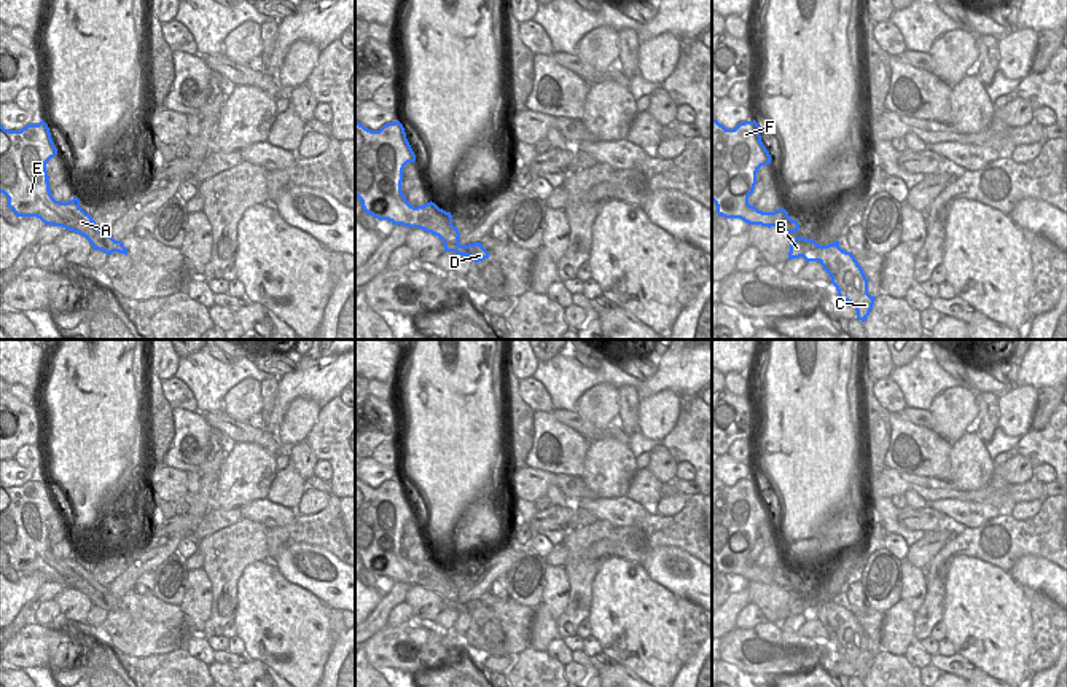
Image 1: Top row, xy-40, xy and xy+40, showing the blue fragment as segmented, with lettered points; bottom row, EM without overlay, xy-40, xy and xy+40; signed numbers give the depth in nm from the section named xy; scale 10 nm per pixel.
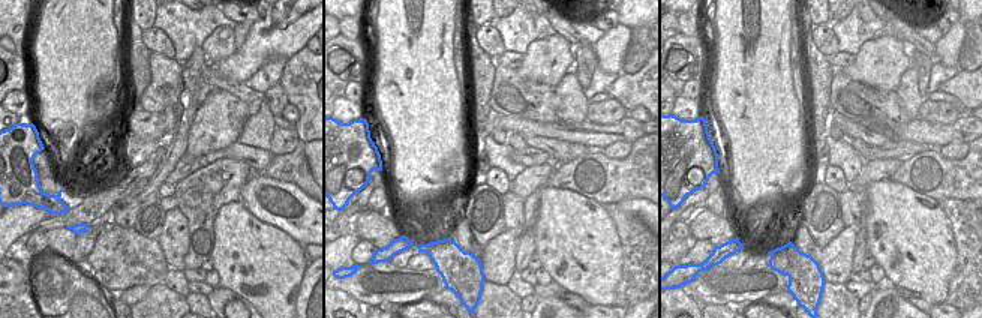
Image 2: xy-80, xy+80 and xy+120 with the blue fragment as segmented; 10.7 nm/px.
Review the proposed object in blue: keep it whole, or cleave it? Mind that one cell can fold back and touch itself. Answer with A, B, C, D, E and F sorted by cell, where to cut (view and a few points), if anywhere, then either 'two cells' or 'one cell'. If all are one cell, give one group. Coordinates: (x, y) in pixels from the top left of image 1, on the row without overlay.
A C D E F / B | xy+40 (808, 596), (806, 608), (801, 612) | two cells

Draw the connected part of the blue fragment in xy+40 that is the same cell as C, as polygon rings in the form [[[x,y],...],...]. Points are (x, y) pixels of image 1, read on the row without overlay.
[[[814,596],[806,598],[807,609],[803,615],[819,618],[830,631],[831,639],[841,658],[850,660],[857,668],[857,676],[865,679],[870,673],[876,654],[868,650],[868,636],[850,609],[839,604],[839,598],[828,603],[820,603]]]

